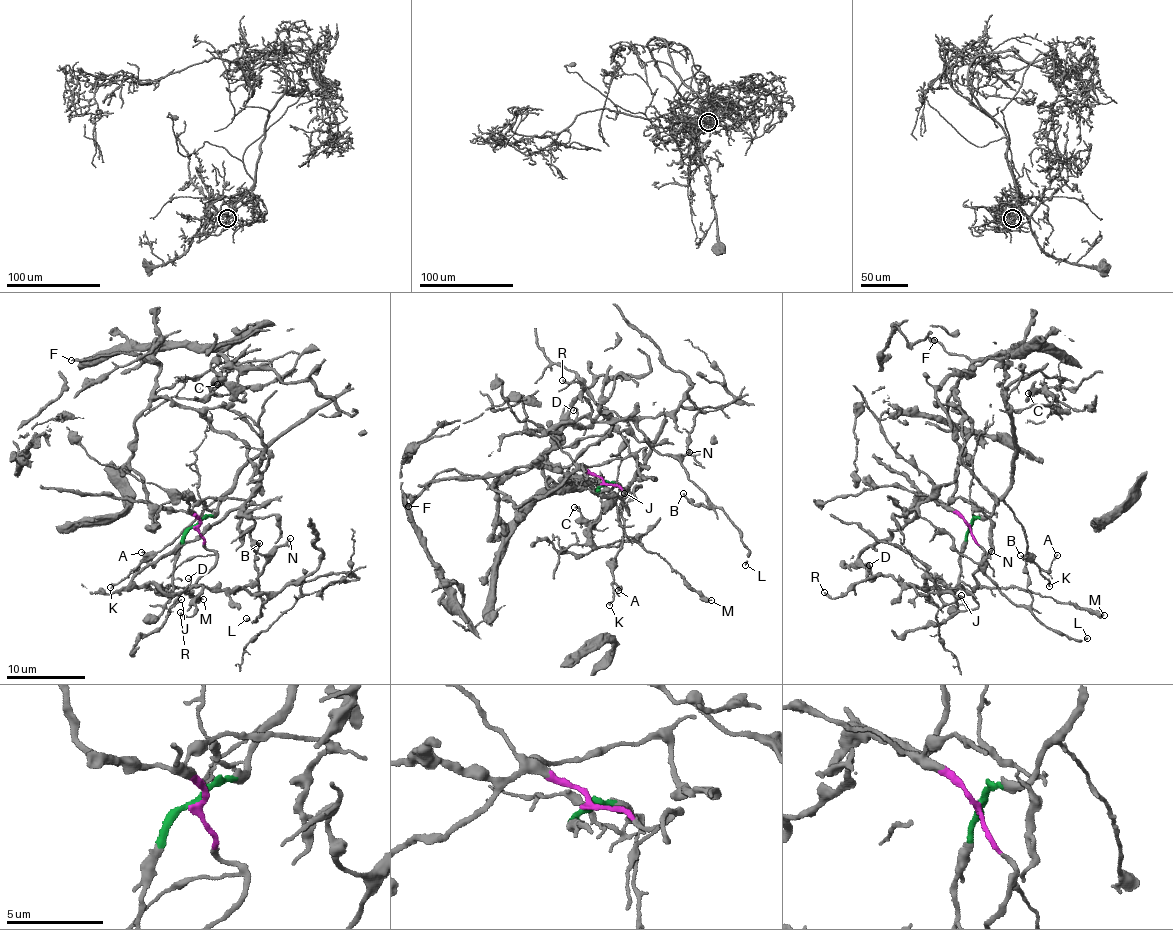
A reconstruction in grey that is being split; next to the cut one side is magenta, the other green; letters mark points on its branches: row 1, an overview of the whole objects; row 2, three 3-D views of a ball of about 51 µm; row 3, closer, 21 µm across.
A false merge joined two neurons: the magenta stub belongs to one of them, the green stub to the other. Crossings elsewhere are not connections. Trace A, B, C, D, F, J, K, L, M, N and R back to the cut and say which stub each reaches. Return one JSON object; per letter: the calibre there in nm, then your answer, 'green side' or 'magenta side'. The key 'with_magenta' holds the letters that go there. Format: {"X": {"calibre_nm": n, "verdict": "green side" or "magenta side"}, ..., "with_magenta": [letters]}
{"A": {"calibre_nm": 100, "verdict": "green side"}, "B": {"calibre_nm": 140, "verdict": "magenta side"}, "C": {"calibre_nm": 150, "verdict": "magenta side"}, "D": {"calibre_nm": 110, "verdict": "magenta side"}, "F": {"calibre_nm": 220, "verdict": "magenta side"}, "J": {"calibre_nm": 140, "verdict": "magenta side"}, "K": {"calibre_nm": 170, "verdict": "green side"}, "L": {"calibre_nm": 170, "verdict": "magenta side"}, "M": {"calibre_nm": 360, "verdict": "green side"}, "N": {"calibre_nm": 170, "verdict": "magenta side"}, "R": {"calibre_nm": 200, "verdict": "magenta side"}, "with_magenta": ["B", "C", "D", "F", "J", "L", "N", "R"]}

